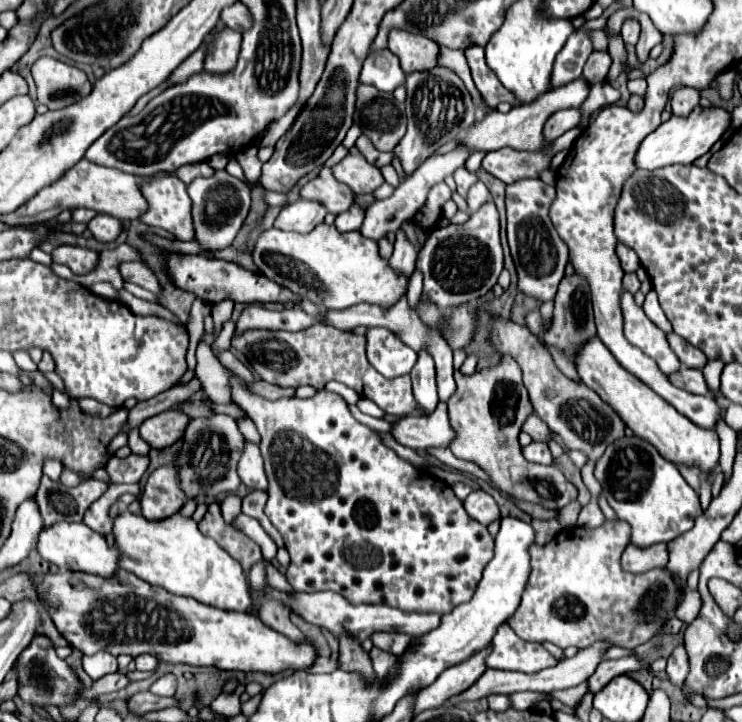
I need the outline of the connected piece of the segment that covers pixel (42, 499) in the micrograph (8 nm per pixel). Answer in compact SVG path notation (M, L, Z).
M42 475L40 487L34 495L44 527L52 527L58 521L82 521L86 509L108 489L104 481L86 479L76 487L64 487L60 481L52 481Z

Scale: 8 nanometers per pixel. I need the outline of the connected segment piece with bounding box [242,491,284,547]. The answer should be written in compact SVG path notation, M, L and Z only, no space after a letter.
M252 491L250 495L244 497L242 501L242 513L248 515L248 517L254 517L260 521L260 525L264 527L264 531L272 537L272 541L278 545L278 547L284 547L284 541L280 537L280 533L274 529L274 525L268 521L268 517L264 515L264 505L266 505L266 495L262 491Z

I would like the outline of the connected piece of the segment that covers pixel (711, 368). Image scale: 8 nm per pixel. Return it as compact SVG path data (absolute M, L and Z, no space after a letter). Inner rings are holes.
M710 360L702 370L708 387L710 387L710 389L712 389L714 393L718 393L719 391L720 375L723 367L724 363L722 363L721 361Z

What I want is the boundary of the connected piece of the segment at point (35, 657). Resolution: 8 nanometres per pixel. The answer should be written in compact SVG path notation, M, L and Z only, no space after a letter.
M36 635L34 641L24 649L24 653L20 653L18 659L20 667L18 667L18 695L32 705L64 705L72 699L78 697L78 691L82 687L82 683L78 681L78 677L70 671L70 667L66 665L64 659L58 659L54 653L54 645L50 643L48 637L44 635Z

